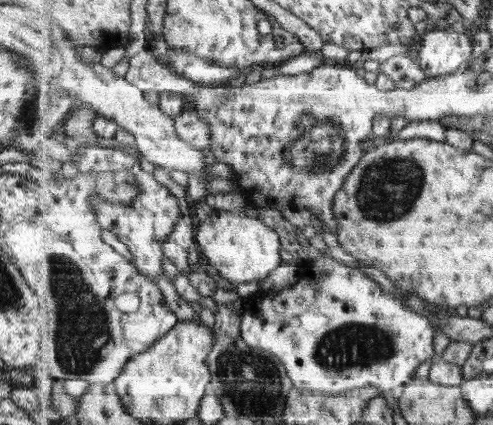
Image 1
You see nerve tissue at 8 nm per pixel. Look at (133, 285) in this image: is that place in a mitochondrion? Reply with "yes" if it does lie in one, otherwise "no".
no

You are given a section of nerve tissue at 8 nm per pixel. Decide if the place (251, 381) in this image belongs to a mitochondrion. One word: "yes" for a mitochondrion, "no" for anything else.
yes

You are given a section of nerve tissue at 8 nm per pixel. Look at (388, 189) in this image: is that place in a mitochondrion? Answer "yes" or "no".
yes

